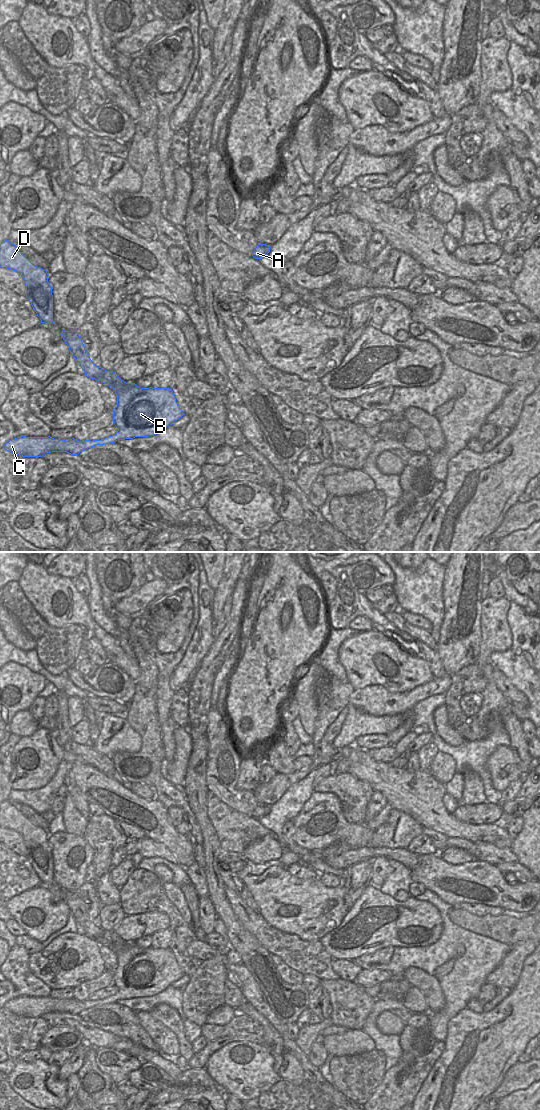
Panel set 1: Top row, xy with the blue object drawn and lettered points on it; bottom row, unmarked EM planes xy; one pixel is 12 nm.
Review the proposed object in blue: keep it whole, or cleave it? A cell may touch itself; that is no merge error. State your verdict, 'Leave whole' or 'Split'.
Leave whole

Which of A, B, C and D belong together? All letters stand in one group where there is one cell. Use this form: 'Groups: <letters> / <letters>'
Groups: A B C D

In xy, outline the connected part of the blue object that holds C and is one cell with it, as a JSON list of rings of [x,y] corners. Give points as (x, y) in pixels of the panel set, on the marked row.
[[[62,330],[61,336],[76,363],[85,372],[85,376],[97,381],[101,380],[114,389],[117,395],[117,406],[113,409],[113,424],[118,431],[113,436],[93,441],[78,441],[74,438],[61,440],[50,436],[21,436],[5,443],[3,447],[5,450],[23,457],[42,457],[51,452],[78,455],[97,445],[135,437],[154,436],[184,415],[170,388],[140,388],[135,383],[126,383],[113,371],[106,371],[93,364],[76,331]]]

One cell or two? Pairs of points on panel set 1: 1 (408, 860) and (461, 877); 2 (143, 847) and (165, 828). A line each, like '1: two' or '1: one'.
1: two
2: two

